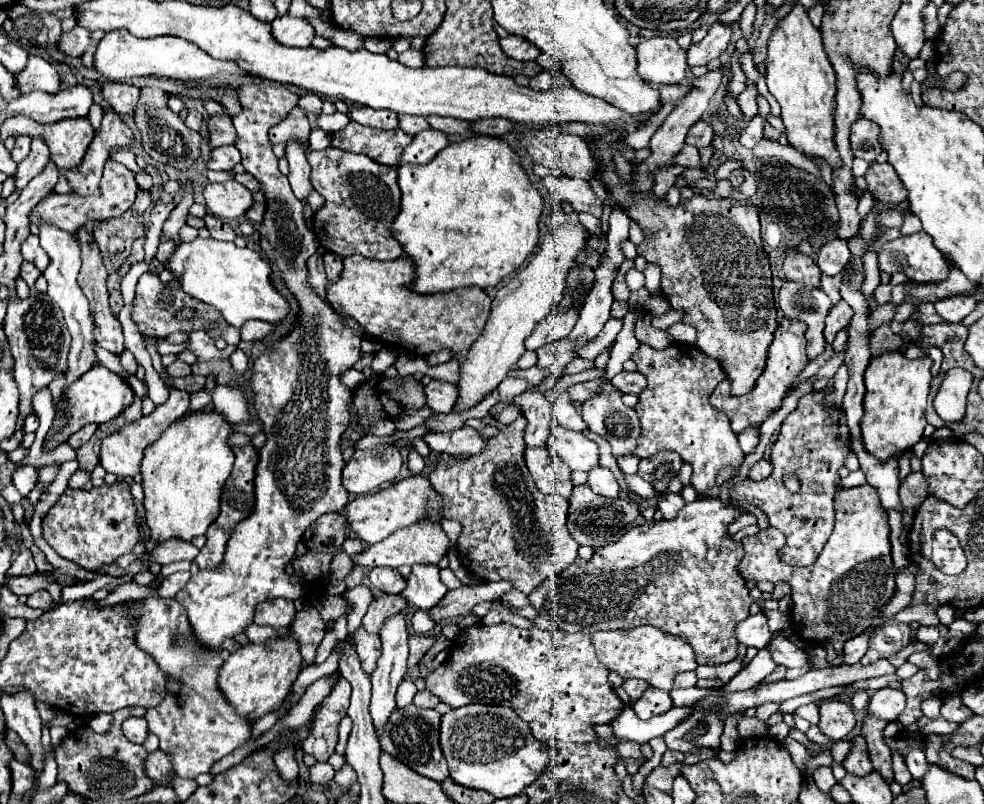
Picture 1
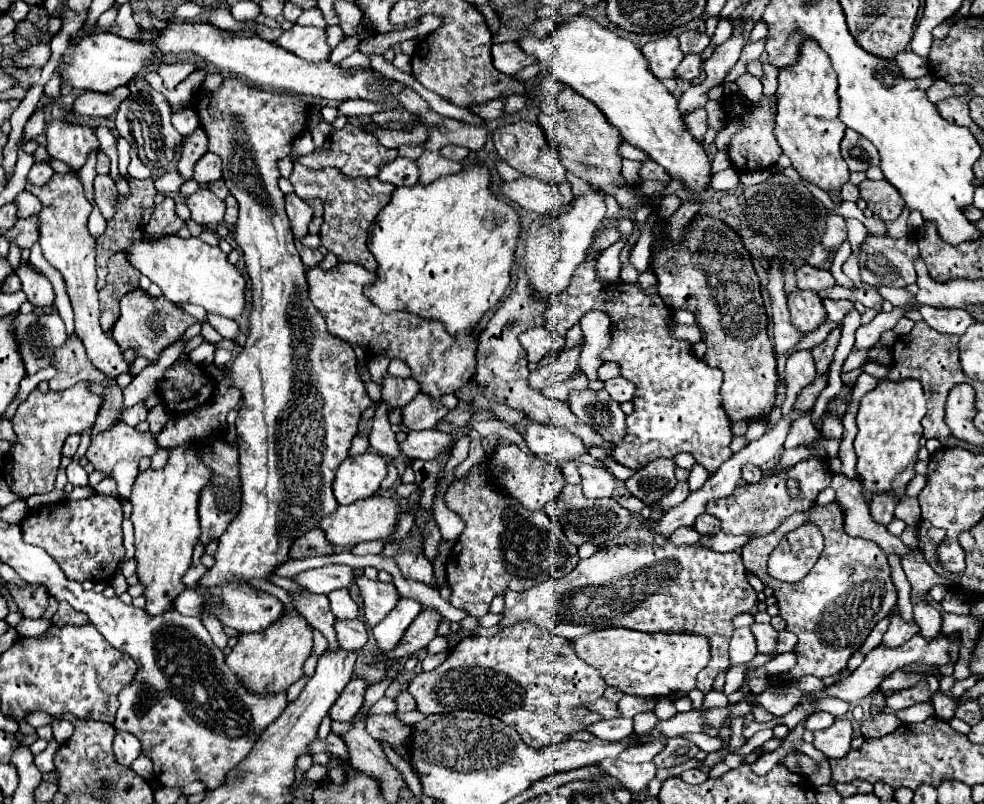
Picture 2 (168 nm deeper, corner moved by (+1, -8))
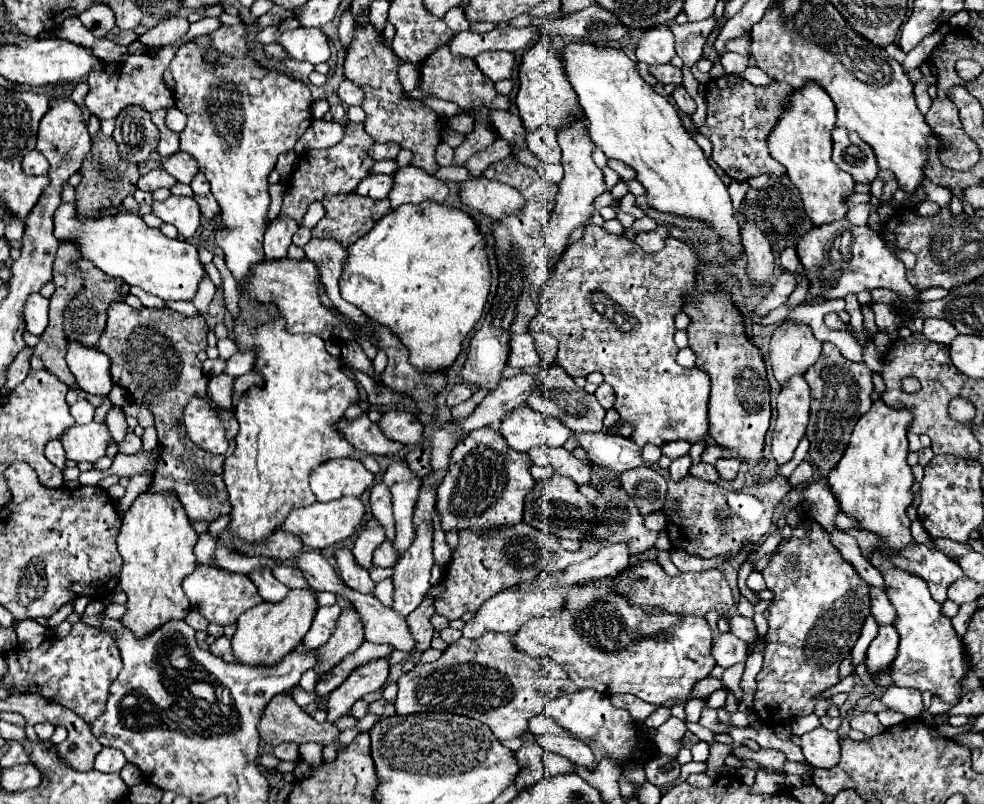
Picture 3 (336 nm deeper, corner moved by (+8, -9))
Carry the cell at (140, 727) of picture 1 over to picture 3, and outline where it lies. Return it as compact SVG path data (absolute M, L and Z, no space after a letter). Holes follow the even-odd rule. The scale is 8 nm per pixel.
M104 746L100 750L100 754L96 756L94 768L100 770L100 772L120 772L124 768L124 764L126 764L126 756L124 756L122 750Z

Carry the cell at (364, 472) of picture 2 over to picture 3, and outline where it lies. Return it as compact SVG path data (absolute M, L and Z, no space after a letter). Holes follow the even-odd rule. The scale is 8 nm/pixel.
M356 458L328 460L326 464L318 466L318 470L314 470L310 476L310 488L314 490L314 494L320 502L330 502L330 500L336 500L342 496L362 496L366 488L374 486L374 482L376 482L376 474L366 470L366 466Z

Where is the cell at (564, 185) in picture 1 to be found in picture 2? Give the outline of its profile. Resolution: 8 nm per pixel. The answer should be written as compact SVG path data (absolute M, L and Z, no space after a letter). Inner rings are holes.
M519 177L515 181L503 183L501 193L505 195L505 199L517 203L525 211L535 213L551 211L553 207L557 207L559 201L559 191L555 187L533 177Z

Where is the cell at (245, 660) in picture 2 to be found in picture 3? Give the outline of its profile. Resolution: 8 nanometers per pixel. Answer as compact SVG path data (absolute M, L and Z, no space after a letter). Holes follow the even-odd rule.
M292 590L288 600L282 600L282 604L262 602L258 608L244 612L238 618L236 634L232 636L232 652L236 662L246 666L262 666L262 668L272 668L280 664L284 656L288 656L302 644L302 638L310 630L316 608L318 604L314 592Z

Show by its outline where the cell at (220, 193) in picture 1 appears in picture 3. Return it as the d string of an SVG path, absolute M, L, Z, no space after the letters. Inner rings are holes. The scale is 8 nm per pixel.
M170 196L164 202L152 202L154 214L174 224L182 238L192 238L200 226L200 206L192 196Z

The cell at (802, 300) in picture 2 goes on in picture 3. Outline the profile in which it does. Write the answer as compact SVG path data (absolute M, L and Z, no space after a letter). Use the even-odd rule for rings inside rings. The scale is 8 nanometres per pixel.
M786 320L776 326L770 340L770 362L776 380L784 384L790 376L804 374L806 368L818 360L820 348L822 342L814 338L808 324Z

